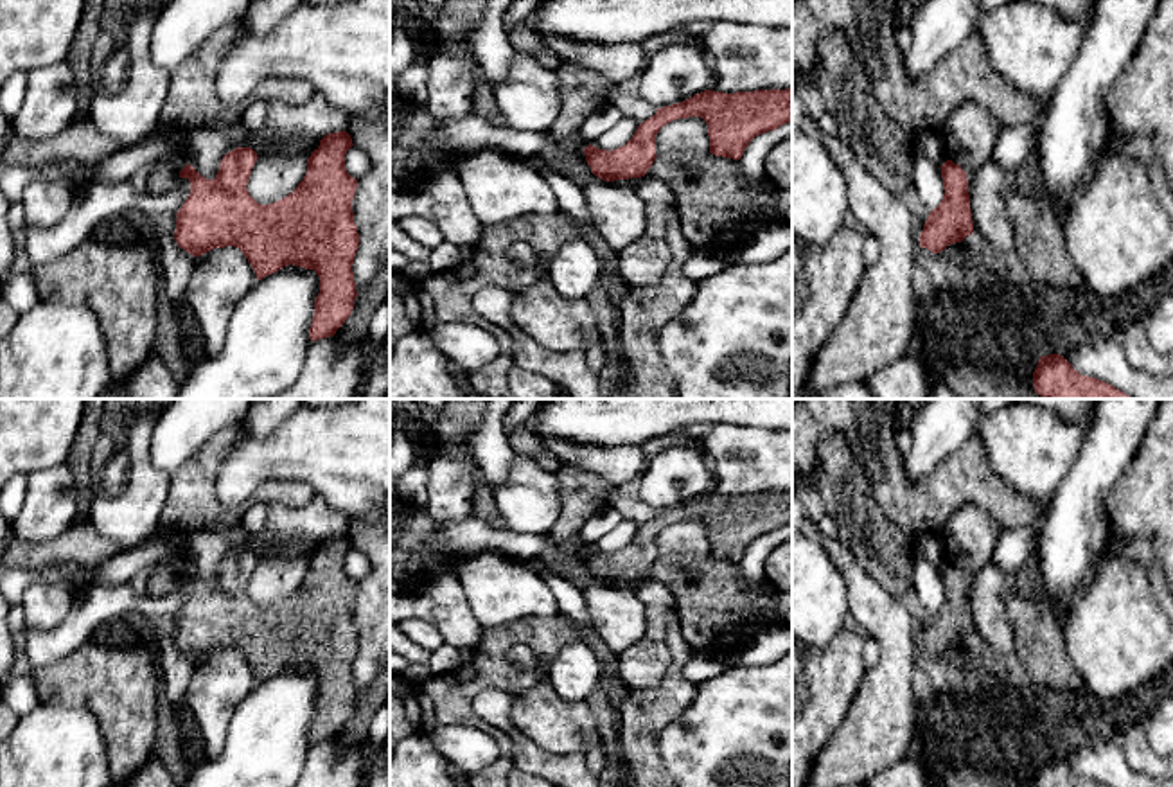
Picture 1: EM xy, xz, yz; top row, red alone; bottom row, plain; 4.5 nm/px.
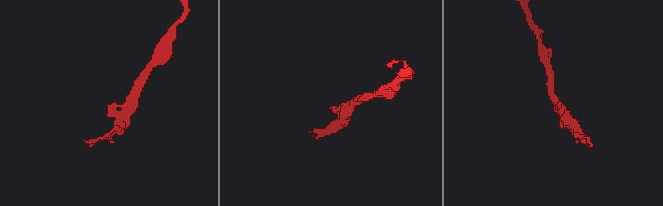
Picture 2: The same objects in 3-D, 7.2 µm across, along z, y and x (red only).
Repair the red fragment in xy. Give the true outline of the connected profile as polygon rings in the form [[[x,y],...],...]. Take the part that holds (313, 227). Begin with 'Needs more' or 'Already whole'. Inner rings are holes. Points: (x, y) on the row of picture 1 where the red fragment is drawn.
Already whole. [[[347,131],[325,135],[298,187],[269,205],[257,203],[246,189],[259,158],[251,147],[226,153],[214,180],[187,164],[180,178],[190,181],[190,194],[176,214],[178,246],[194,257],[235,246],[257,280],[289,264],[314,270],[320,293],[309,338],[334,336],[357,296],[352,271],[359,246],[352,212],[357,180],[345,169],[352,146]]]

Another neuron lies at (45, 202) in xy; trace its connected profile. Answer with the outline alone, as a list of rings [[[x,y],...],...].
[[[38,176],[23,190],[23,208],[27,223],[52,226],[70,208],[74,192],[45,176]]]

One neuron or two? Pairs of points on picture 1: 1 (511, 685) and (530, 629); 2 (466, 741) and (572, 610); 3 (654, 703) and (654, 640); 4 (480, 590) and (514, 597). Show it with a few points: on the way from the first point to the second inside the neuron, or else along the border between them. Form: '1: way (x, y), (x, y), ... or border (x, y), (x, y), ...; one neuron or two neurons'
1: way (500, 669), (500, 649), (514, 635); one neuron
2: border (561, 611), (575, 624); two neurons
3: border (669, 645), (667, 674), (649, 689), (627, 689); two neurons
4: way (489, 590), (505, 592); one neuron

